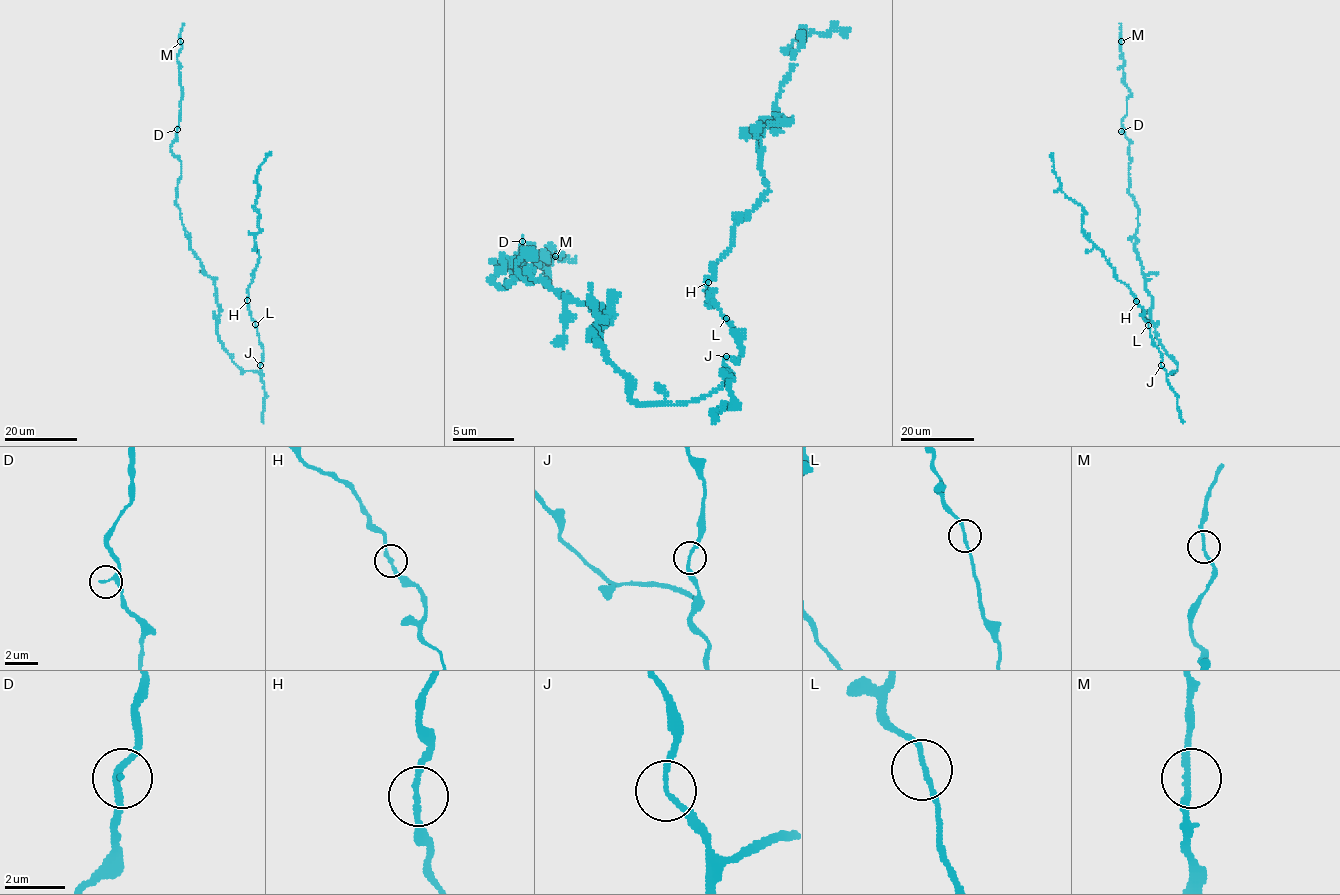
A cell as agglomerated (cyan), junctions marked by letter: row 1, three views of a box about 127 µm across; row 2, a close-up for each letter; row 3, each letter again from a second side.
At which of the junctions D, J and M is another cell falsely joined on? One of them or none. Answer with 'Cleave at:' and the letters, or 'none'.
Cleave at: none

